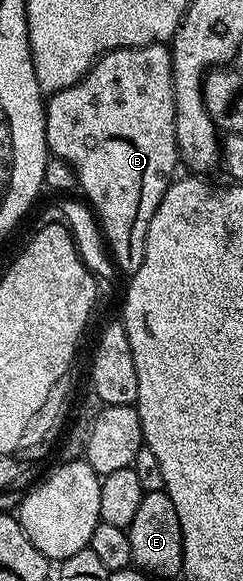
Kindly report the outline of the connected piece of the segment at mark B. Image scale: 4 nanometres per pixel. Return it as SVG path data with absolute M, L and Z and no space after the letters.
M153 42L147 46L125 46L119 50L109 50L103 54L94 67L86 73L76 84L72 84L63 90L53 91L45 99L46 107L46 149L55 158L63 158L73 169L76 175L77 185L82 186L86 193L85 201L92 207L94 214L100 223L101 232L104 235L105 245L112 255L113 263L119 271L126 276L132 276L144 264L144 252L146 251L146 237L148 236L148 224L152 224L152 216L164 196L168 180L175 177L174 169L180 166L178 141L176 140L176 104L174 103L174 69L170 59L170 46L161 42Z

